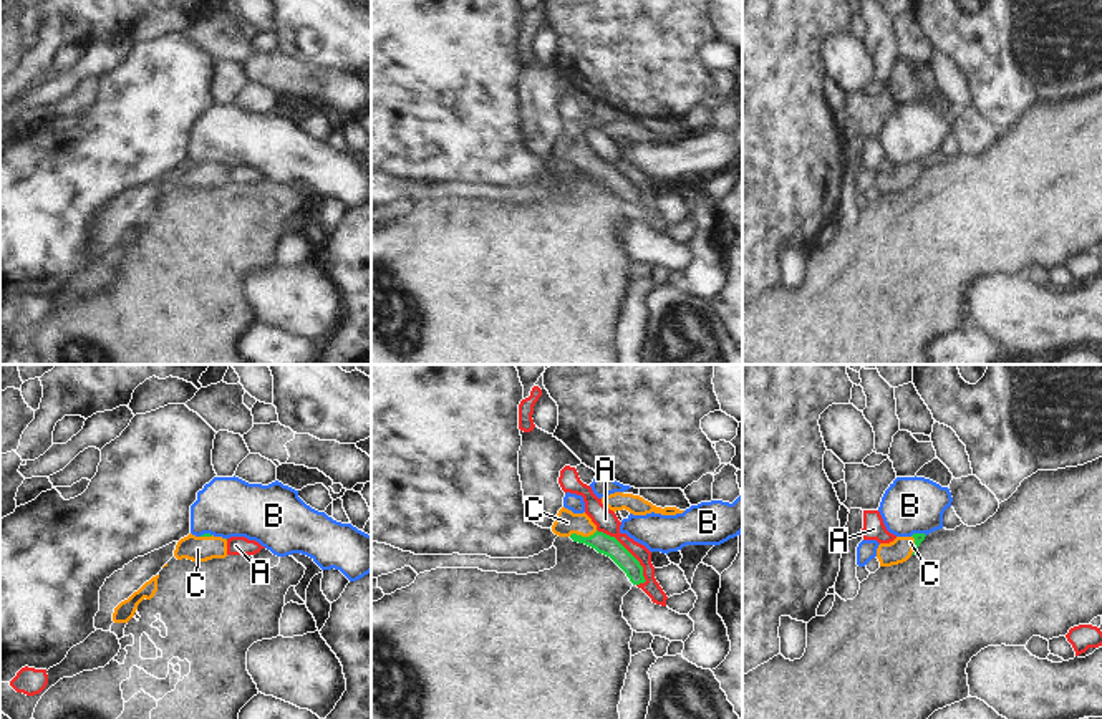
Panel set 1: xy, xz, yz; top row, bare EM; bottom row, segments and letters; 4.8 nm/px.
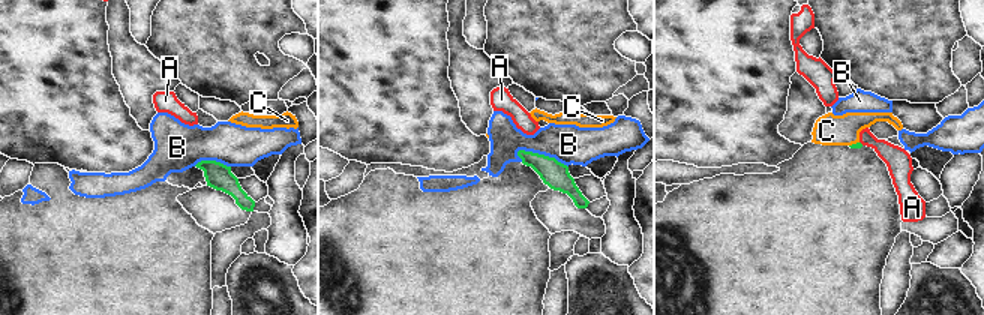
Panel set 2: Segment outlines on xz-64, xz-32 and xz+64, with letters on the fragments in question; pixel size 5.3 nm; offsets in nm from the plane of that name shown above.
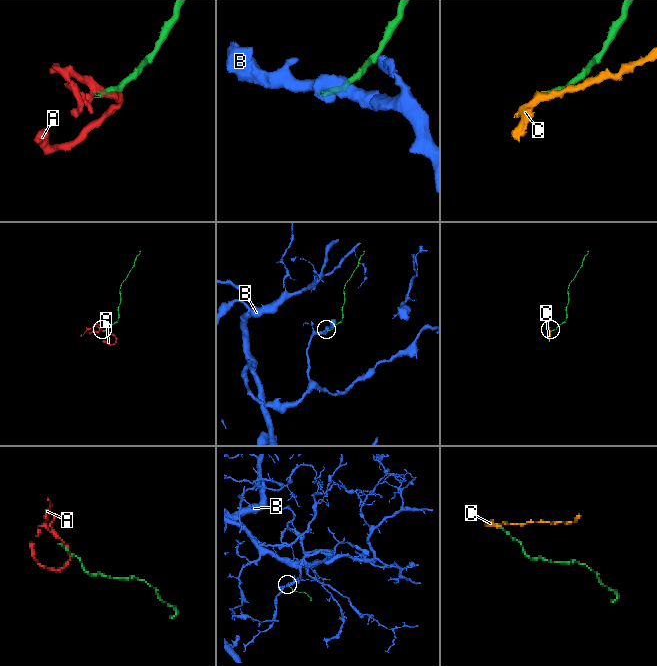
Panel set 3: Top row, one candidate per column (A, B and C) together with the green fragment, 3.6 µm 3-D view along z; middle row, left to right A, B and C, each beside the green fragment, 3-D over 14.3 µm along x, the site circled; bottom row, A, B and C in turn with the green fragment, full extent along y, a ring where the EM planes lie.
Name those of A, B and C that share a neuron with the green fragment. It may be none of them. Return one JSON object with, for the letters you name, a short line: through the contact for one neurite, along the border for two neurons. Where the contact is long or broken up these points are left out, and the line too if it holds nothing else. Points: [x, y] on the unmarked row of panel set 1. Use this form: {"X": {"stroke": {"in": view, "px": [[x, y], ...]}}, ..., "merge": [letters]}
{"C": {"stroke": {"in": "xz", "px": [[604, 173], [590, 164], [580, 164], [567, 151]]}}, "merge": ["C"]}

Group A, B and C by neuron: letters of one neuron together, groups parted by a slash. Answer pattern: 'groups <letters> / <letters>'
groups A / B / C

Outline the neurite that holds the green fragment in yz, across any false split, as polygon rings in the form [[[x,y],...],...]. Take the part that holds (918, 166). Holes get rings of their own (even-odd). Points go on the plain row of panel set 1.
[[[913,162],[911,166],[897,166],[890,172],[880,172],[877,177],[880,195],[892,195],[906,191],[916,182],[925,166],[925,162]]]

